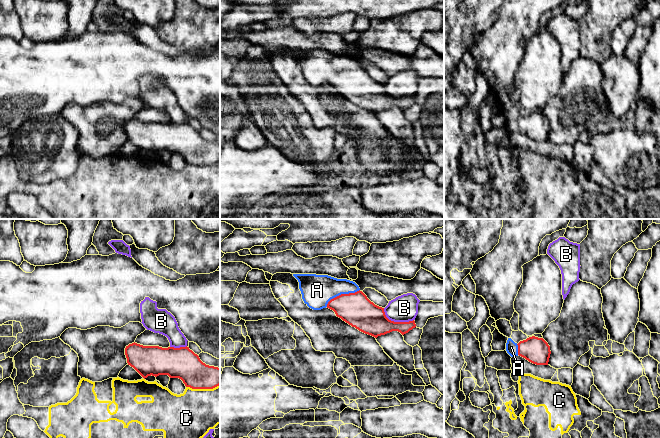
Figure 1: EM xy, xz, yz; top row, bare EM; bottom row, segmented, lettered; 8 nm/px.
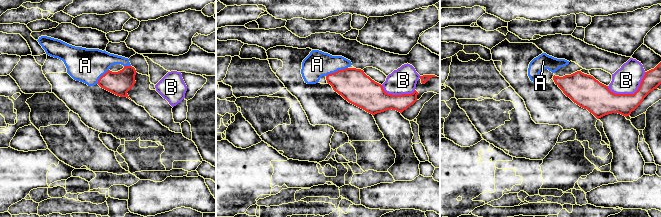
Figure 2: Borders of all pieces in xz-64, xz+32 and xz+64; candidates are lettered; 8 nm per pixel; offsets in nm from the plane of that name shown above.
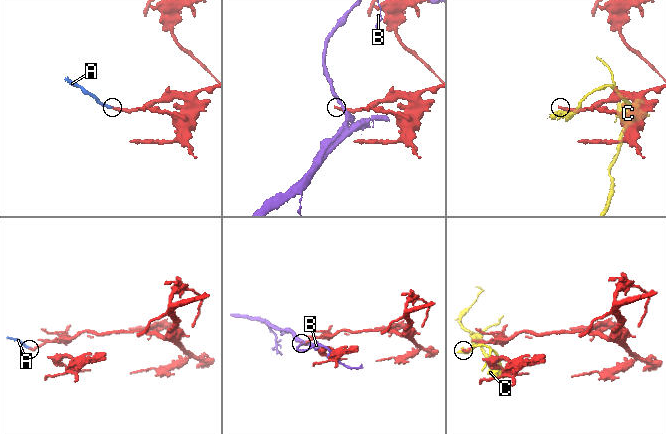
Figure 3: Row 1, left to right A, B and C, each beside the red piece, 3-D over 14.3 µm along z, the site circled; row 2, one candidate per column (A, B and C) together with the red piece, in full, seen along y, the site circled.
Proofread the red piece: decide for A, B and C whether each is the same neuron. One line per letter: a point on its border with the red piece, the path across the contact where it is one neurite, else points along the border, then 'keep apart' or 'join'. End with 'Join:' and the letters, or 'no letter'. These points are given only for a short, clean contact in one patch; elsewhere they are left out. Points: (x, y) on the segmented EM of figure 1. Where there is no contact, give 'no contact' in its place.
A: contact xz (341, 294); way xz (356, 309), (341, 294), (317, 290); join
B: contact xz (396, 322); keep apart
C: contact xy (202, 388); keep apart
Join: A

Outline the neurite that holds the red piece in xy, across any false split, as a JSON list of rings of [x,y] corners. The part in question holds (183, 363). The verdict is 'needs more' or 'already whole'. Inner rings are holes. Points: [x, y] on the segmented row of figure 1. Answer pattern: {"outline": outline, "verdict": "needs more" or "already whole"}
{"outline": [[[132,343],[126,346],[127,363],[133,367],[144,379],[148,376],[168,375],[170,378],[179,378],[186,387],[192,389],[213,389],[220,385],[220,368],[203,363],[199,356],[189,347],[143,346]]], "verdict": "already whole"}

